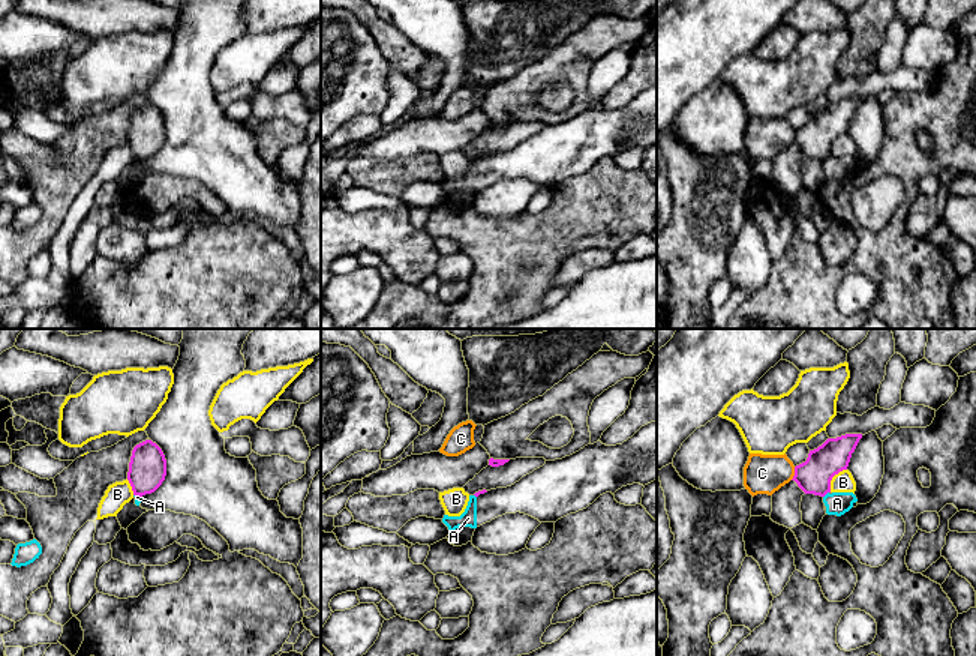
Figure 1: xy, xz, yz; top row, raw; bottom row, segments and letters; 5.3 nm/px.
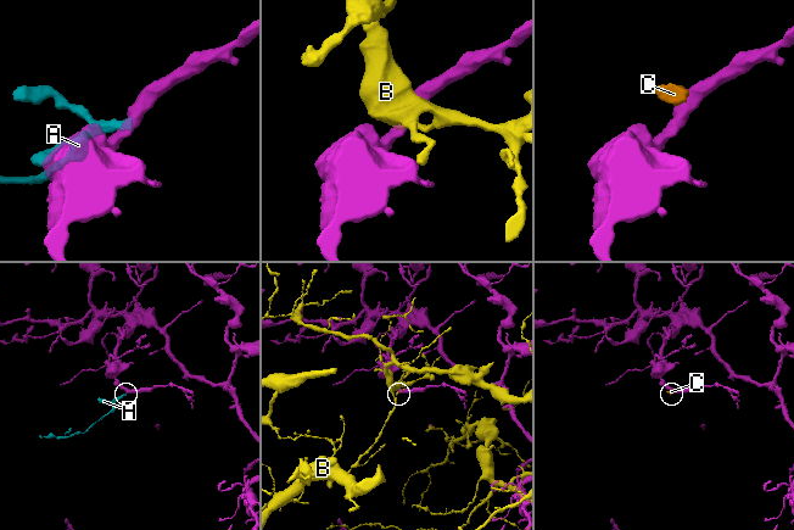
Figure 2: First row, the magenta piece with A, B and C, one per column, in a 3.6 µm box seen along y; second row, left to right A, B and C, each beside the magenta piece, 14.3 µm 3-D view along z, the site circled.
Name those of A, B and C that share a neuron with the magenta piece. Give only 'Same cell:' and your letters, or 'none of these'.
Same cell: none of these

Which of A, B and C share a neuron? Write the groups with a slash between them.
A / B / C

